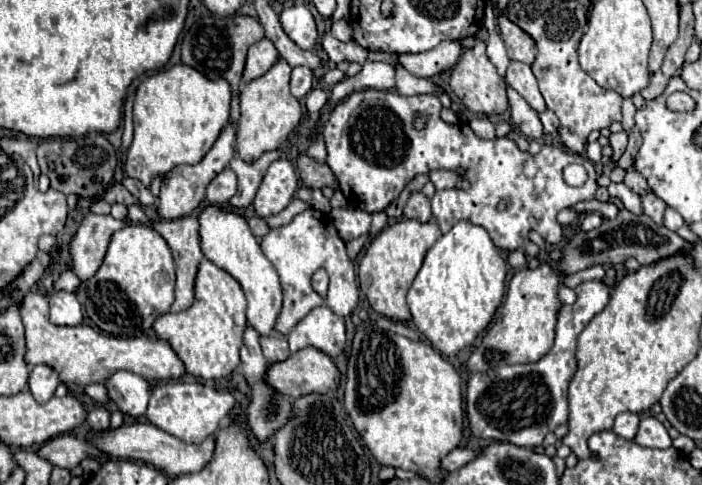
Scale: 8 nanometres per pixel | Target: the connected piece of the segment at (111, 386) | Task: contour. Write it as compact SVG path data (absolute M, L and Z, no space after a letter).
M119 370L115 374L111 374L111 378L107 378L107 382L103 382L107 388L109 398L119 406L121 412L139 418L145 414L147 410L147 402L149 402L149 394L151 394L151 386L145 378Z

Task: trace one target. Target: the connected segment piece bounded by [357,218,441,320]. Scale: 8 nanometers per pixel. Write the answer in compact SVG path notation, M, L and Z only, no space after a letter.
M399 218L395 224L385 226L369 244L363 258L359 260L357 276L361 292L367 296L371 308L377 314L383 314L391 320L409 320L411 312L407 308L405 296L407 290L415 278L415 274L421 268L425 252L433 246L433 242L441 236L439 224L435 220L419 222L411 218Z

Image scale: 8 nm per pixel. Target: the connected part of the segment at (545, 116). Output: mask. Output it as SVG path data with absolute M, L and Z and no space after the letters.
M551 110L541 112L541 114L539 114L539 120L541 120L541 124L543 124L543 132L545 132L545 134L555 134L555 132L557 132L559 120L557 120L557 116L555 116Z

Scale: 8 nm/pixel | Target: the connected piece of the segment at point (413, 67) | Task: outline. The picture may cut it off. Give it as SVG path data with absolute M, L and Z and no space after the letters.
M441 42L437 48L421 54L401 54L399 62L405 70L409 70L413 76L419 78L431 78L435 74L441 74L443 70L449 70L457 58L461 56L459 42Z

